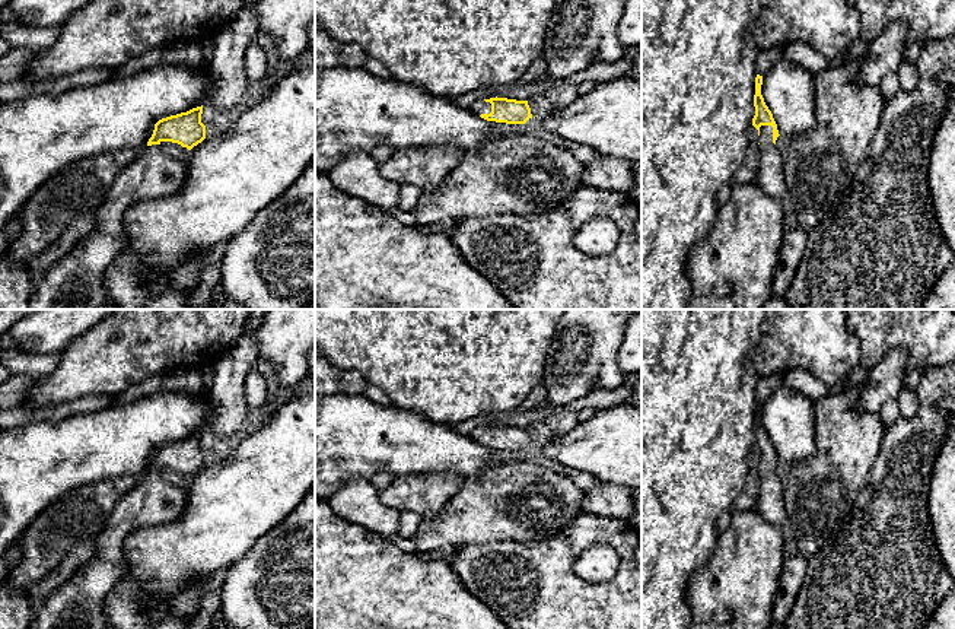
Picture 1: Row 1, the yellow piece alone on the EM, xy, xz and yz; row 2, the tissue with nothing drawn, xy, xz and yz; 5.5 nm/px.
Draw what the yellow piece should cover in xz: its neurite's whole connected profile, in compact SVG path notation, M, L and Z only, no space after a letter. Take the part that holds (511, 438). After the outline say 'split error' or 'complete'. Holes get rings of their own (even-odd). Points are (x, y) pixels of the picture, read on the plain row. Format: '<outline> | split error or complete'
M497 423L484 428L477 426L469 436L487 448L506 451L525 451L529 445L532 445L528 428Z | split error

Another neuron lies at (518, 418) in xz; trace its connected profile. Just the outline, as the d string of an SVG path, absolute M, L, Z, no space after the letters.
M547 404L532 410L516 409L513 412L499 413L499 414L481 414L472 417L462 423L452 423L449 428L462 435L471 435L477 426L490 426L490 425L507 425L516 428L529 428L537 420L545 420L550 414L557 410L556 406Z

